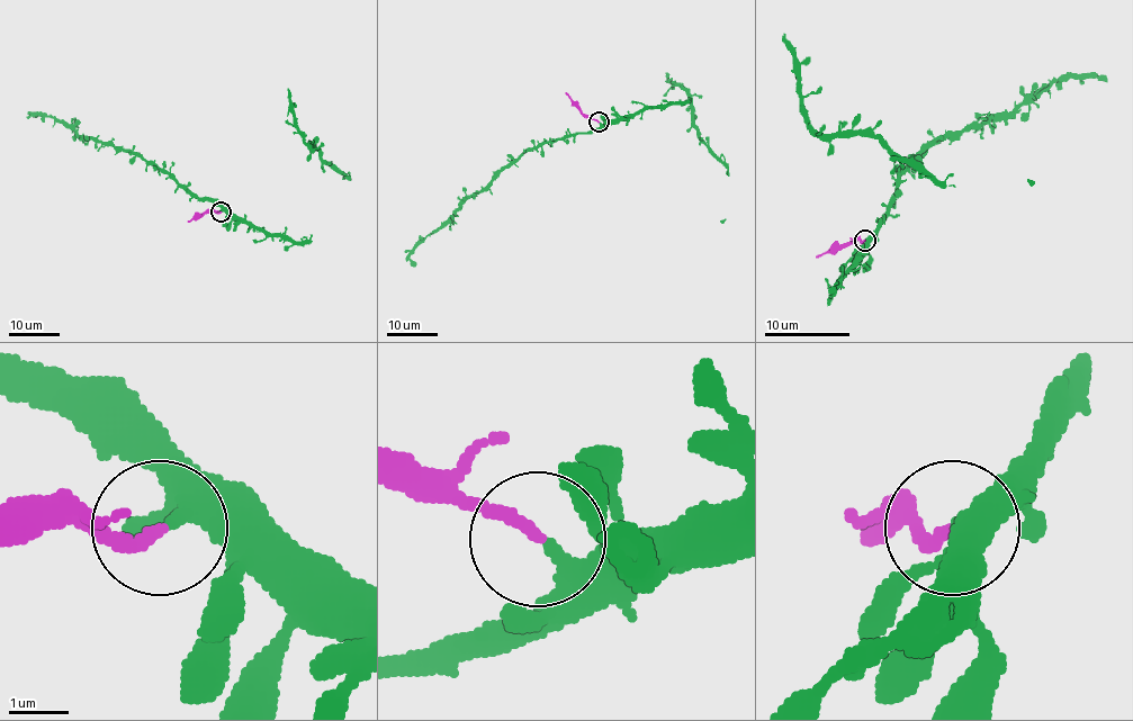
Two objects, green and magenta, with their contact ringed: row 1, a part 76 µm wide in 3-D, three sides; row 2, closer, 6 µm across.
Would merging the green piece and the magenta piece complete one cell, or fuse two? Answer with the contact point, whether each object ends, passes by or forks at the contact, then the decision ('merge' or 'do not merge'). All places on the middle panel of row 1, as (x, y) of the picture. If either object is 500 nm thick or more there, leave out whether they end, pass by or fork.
at (599, 122); green ends there; magenta ends there; do not merge

